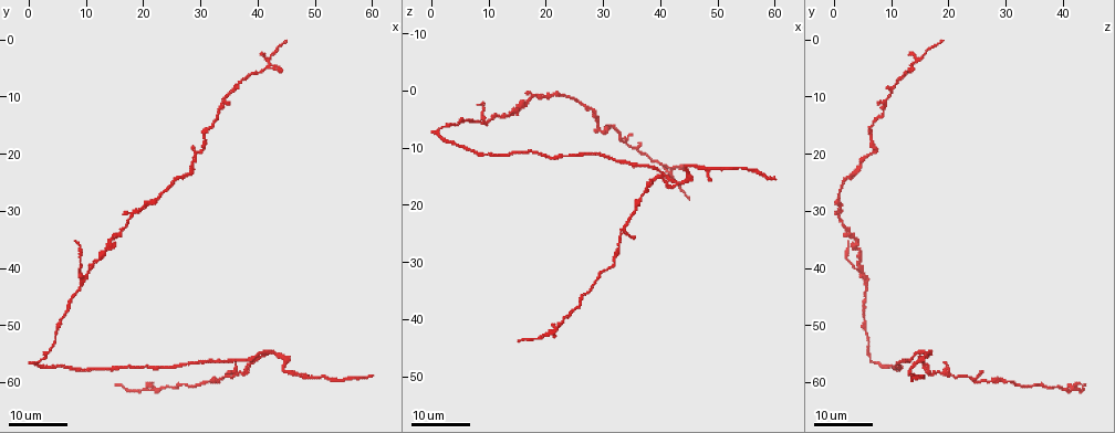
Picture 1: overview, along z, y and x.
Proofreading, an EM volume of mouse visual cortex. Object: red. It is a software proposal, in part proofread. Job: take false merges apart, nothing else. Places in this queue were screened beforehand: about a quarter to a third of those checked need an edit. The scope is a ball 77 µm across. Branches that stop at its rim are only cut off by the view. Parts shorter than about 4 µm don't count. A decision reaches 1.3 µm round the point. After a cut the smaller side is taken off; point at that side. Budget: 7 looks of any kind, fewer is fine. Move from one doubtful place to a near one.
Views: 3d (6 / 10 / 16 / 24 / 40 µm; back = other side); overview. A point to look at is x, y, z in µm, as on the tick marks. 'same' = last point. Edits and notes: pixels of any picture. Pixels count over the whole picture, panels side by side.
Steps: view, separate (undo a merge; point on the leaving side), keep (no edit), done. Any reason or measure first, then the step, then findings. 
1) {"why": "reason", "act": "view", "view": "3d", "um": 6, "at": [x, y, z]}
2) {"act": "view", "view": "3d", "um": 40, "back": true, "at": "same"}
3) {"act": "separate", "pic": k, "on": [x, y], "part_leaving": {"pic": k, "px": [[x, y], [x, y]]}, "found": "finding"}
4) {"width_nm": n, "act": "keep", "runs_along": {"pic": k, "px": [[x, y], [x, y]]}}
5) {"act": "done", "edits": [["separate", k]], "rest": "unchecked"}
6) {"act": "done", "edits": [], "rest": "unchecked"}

{"why": "three arms meet", "act": "view", "view": "3d", "um": 16, "at": [41.5, 4.5, 13.0]}

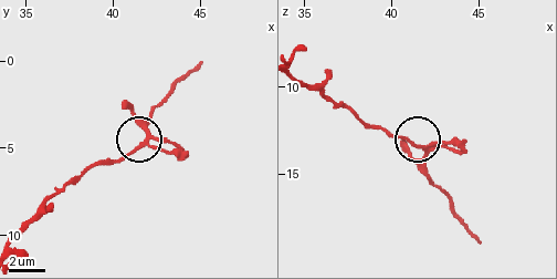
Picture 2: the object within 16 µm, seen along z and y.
{"act": "view", "view": "3d", "um": 6, "at": [41.5, 4.9, 13.5]}

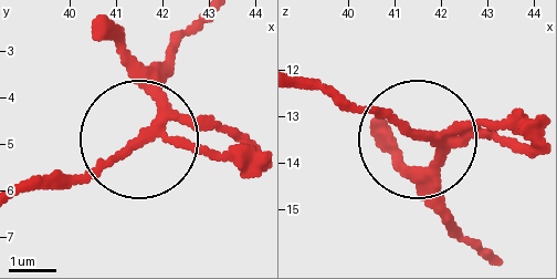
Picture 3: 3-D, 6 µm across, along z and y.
{"act": "keep", "runs_along": {"pic": 3, "px": [[297, 76], [405, 124], [435, 159], [452, 227]]}, "found": "all the same cell"}

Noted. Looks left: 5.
{"why": "side arm on a straight run", "act": "view", "view": "3d", "um": 24, "at": [36.0, 8.5, 10.0]}

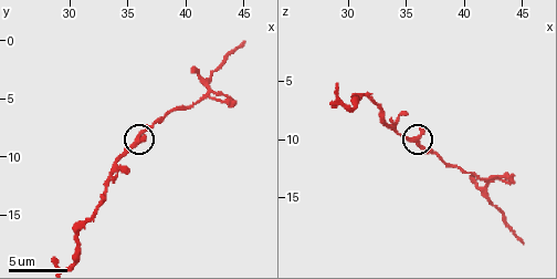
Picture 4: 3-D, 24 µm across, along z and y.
{"act": "view", "view": "3d", "um": 6, "at": "same"}

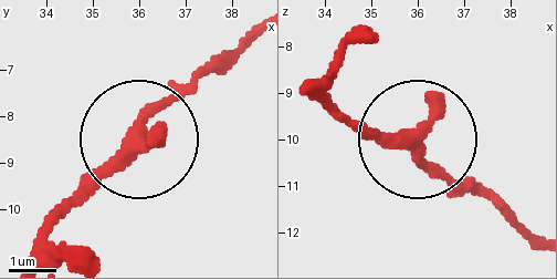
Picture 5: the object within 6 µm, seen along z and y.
{"arms": 3, "act": "keep", "found": "continuous, no second cell"}

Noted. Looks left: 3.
{"why": "three-way junction", "act": "view", "view": "3d", "um": 16, "at": [30.0, 19.5, 7.0]}

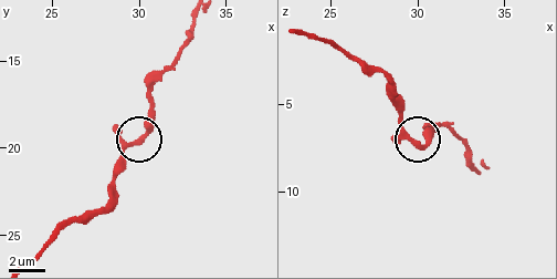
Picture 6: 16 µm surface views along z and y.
{"act": "view", "view": "3d", "um": 6, "at": [29.7, 19.8, 7.1]}

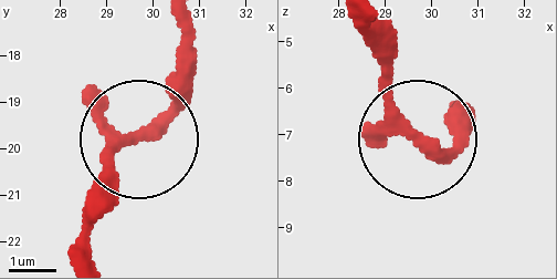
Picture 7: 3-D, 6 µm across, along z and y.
{"width_nm": 240, "act": "keep", "found": "all the same cell"}

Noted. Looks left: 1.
{"act": "done", "edits": [], "rest": "unchecked"}

